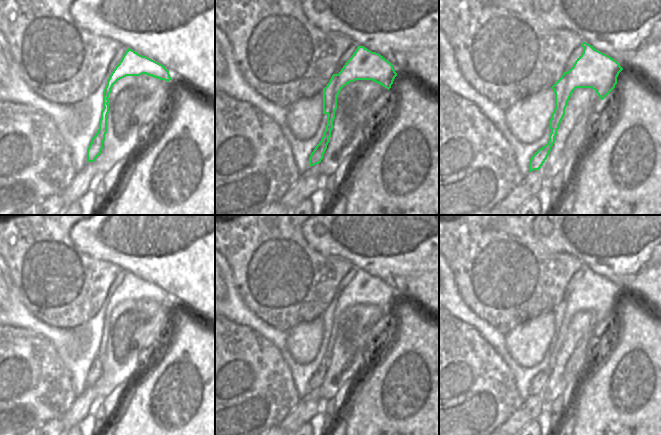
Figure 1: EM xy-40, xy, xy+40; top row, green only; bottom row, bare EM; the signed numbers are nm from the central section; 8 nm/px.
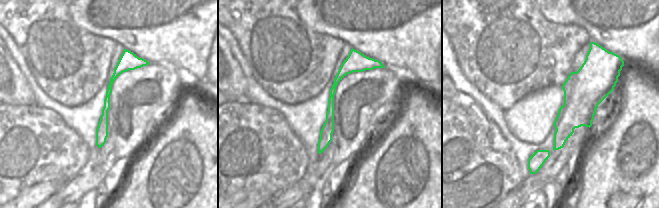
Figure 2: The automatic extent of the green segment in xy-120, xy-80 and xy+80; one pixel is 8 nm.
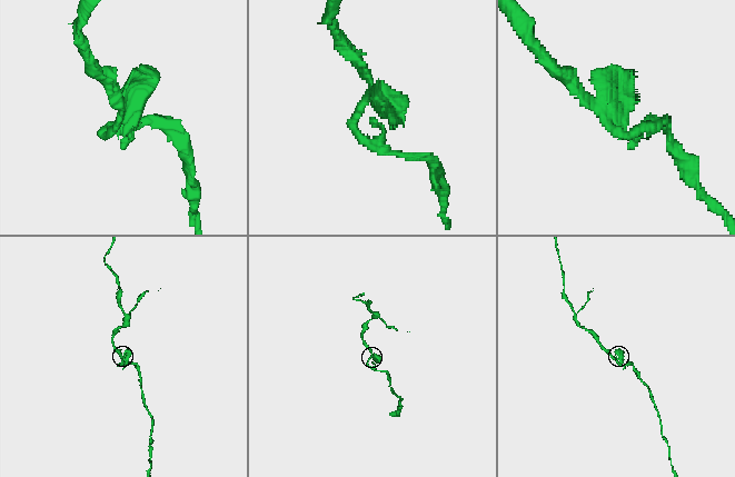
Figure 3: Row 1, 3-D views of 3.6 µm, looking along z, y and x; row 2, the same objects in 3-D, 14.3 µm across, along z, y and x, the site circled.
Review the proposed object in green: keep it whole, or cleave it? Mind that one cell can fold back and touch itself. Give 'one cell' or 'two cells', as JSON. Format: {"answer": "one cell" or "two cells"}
{"answer": "two cells"}

